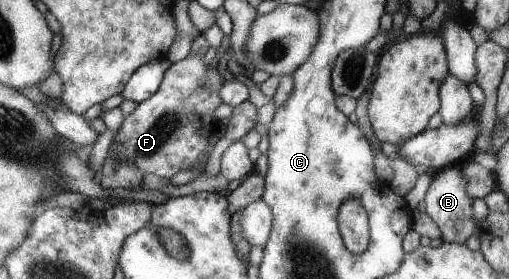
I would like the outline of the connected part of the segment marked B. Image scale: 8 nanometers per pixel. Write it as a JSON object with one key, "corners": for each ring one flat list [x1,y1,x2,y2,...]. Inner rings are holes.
{"corners":[[451,166,434,172,433,181,425,194,425,211,433,223,441,231,443,242,450,244,465,244,465,241,476,232,476,221,473,211,473,198,466,188,466,177,460,166]]}

